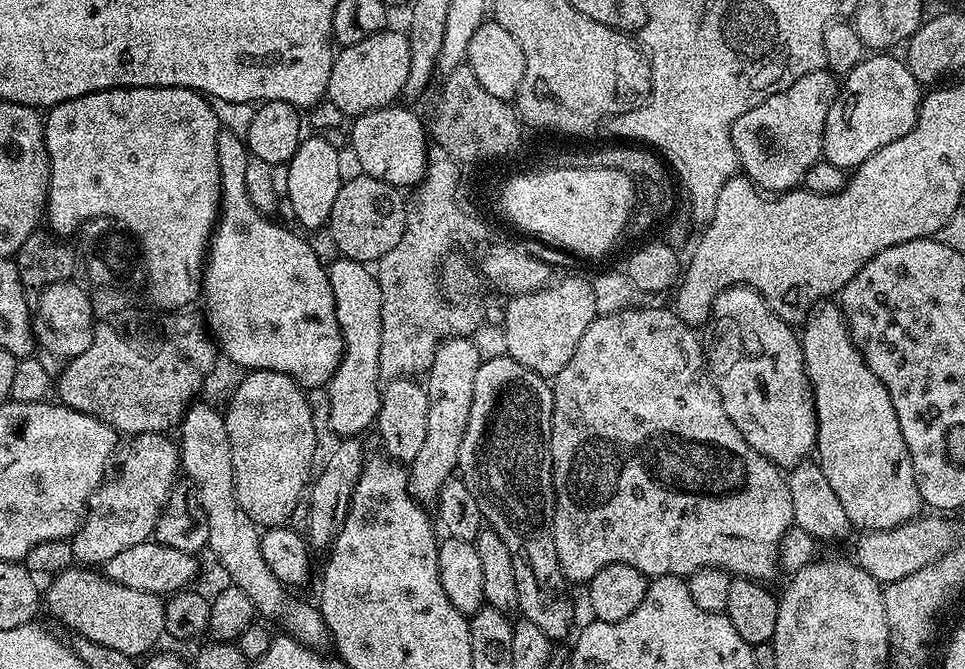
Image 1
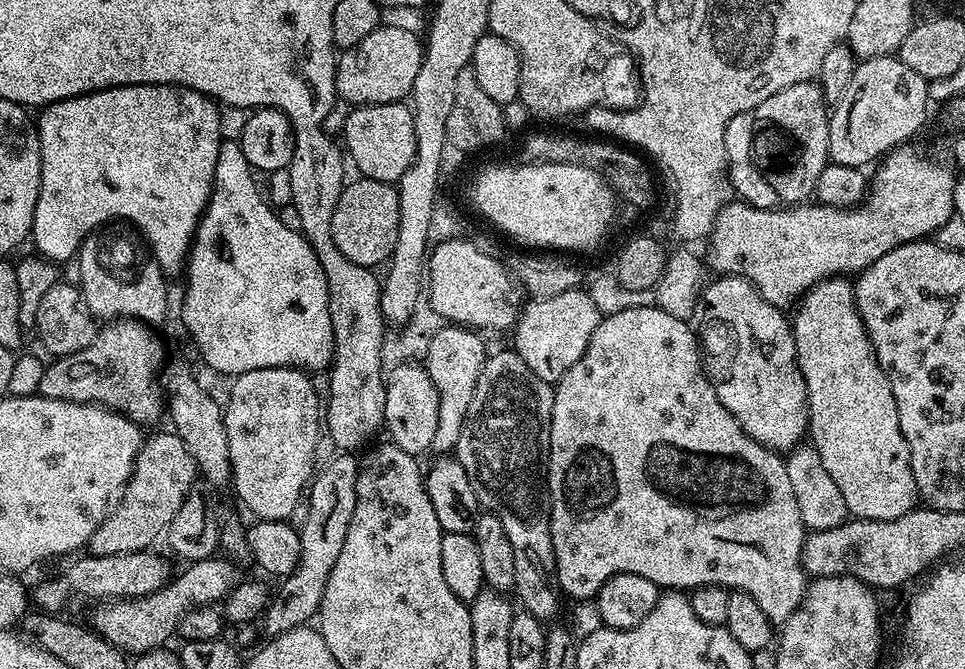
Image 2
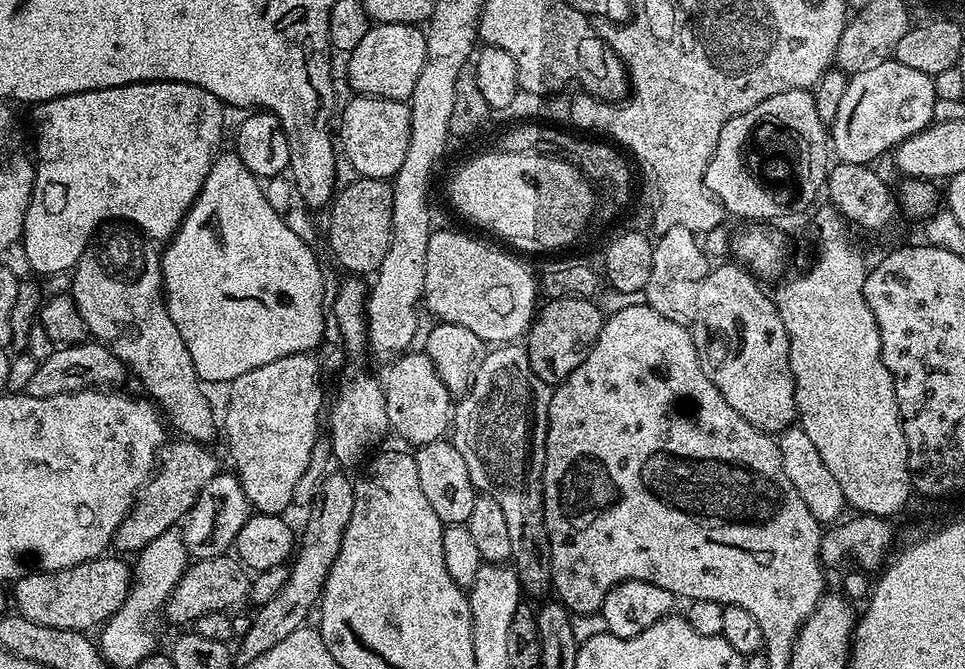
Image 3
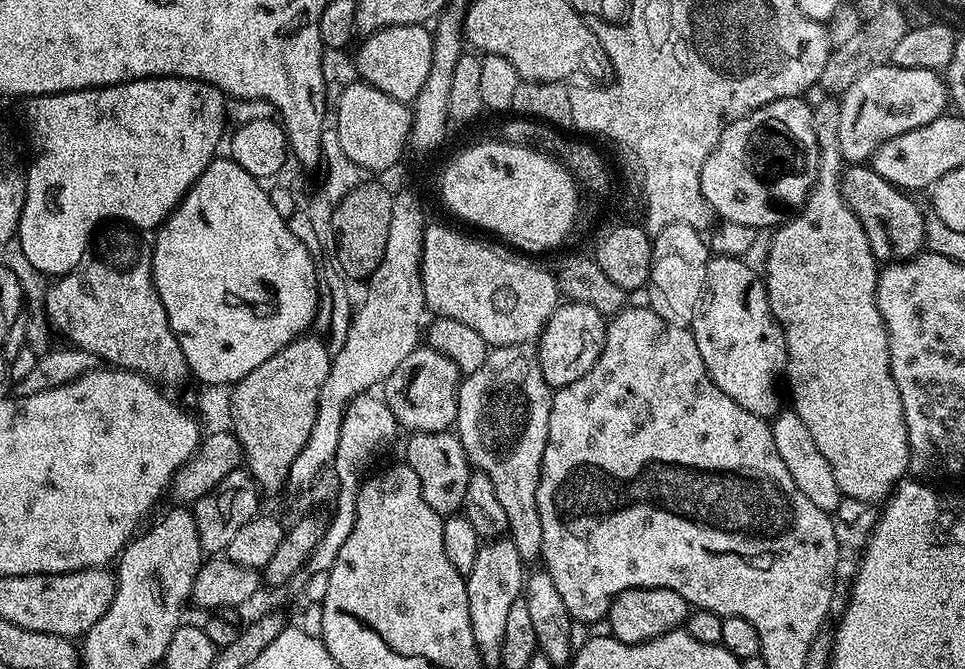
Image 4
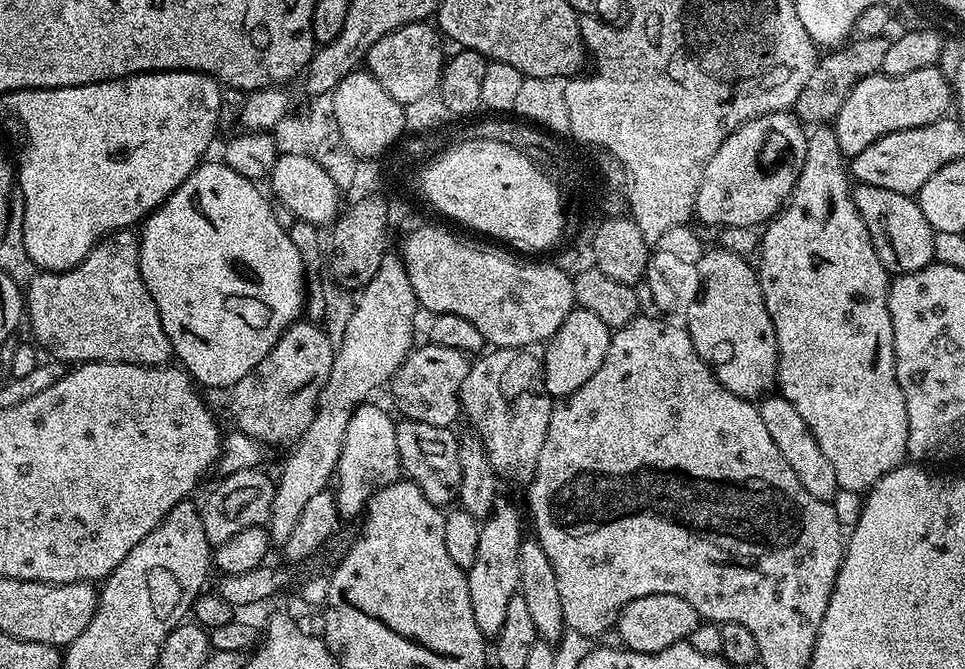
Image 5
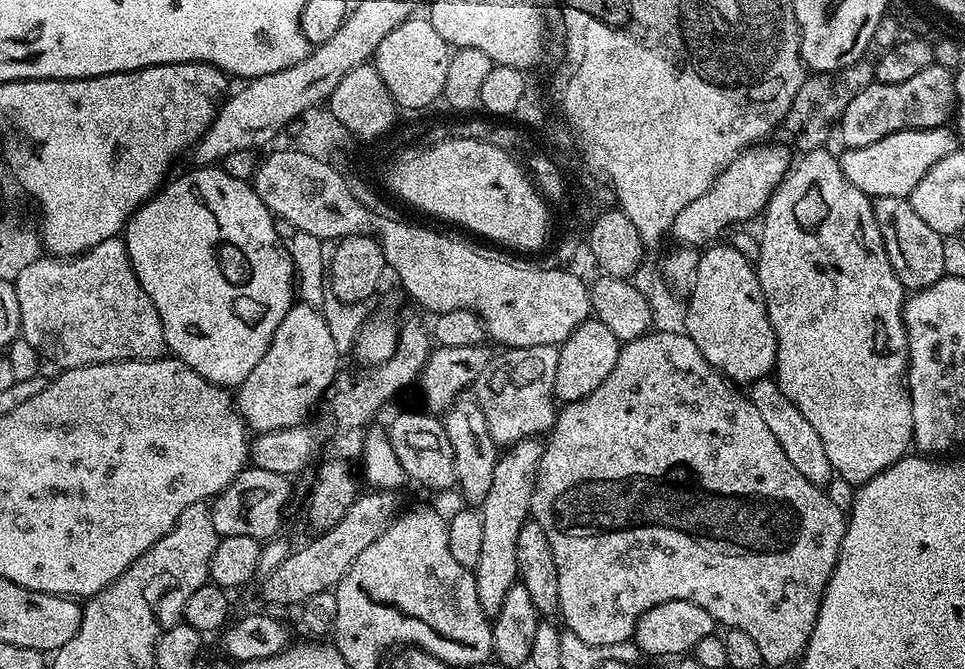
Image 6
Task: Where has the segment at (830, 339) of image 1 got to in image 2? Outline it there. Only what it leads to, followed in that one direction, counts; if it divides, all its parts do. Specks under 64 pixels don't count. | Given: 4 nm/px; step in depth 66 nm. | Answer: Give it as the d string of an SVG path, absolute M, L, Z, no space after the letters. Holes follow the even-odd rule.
M844 278L823 280L803 296L795 312L796 317L790 320L790 338L796 344L796 366L804 379L807 435L812 447L818 450L818 458L822 458L822 466L826 466L830 478L834 478L838 490L842 490L849 517L858 520L902 518L902 514L911 512L918 504L910 450L898 422L894 390L876 361L872 343L856 309L855 287Z

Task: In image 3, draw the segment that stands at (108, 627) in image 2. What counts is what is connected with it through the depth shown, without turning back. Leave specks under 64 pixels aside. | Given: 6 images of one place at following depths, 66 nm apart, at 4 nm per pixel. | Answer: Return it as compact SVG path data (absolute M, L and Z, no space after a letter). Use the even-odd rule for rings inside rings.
M225 554L205 560L196 560L189 563L188 569L182 574L182 578L178 582L178 586L174 586L163 615L168 616L168 620L172 624L188 626L206 614L228 612L235 609L235 604L240 604L243 600L247 601L249 596L249 569L245 568L235 555Z

